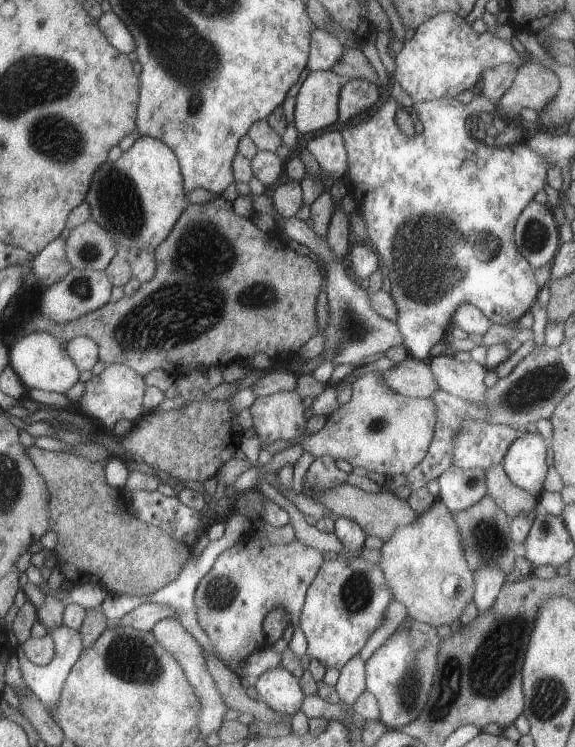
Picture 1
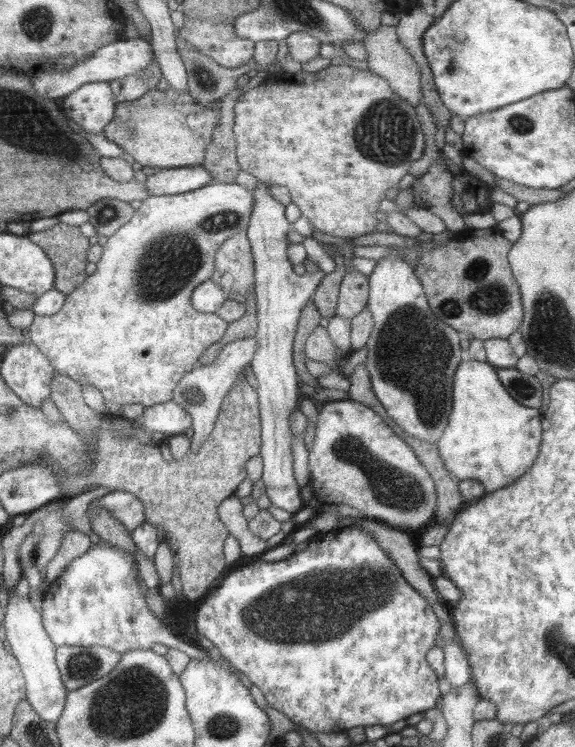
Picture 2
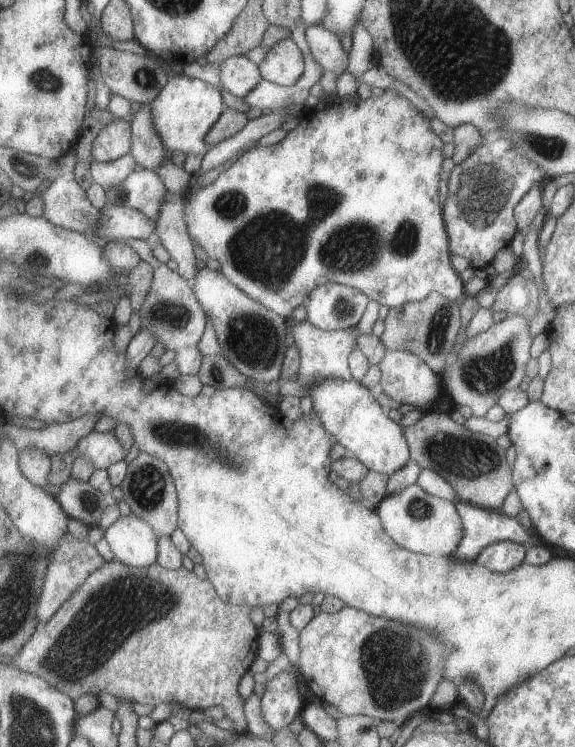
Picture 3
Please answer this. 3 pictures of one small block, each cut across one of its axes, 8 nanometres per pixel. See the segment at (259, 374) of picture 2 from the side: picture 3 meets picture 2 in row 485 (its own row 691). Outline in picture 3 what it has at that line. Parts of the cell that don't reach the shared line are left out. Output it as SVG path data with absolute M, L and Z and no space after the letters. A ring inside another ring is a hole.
M282 671L265 683L261 698L262 718L275 731L288 727L300 716L306 704L298 692L297 676Z

